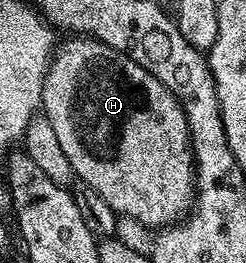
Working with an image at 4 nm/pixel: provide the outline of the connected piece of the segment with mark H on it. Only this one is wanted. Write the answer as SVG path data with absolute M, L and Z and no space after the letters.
M75 35L56 48L51 65L47 69L47 74L43 80L43 103L41 113L49 119L53 125L54 134L61 143L61 148L65 151L65 156L69 159L69 165L72 167L74 176L82 184L92 188L93 191L105 199L112 211L120 217L128 217L143 223L148 227L166 227L182 222L183 218L191 212L191 206L195 199L195 156L191 153L191 132L187 123L187 112L183 110L183 104L145 67L141 67L135 60L127 54L109 47L105 43L95 40L90 35Z

